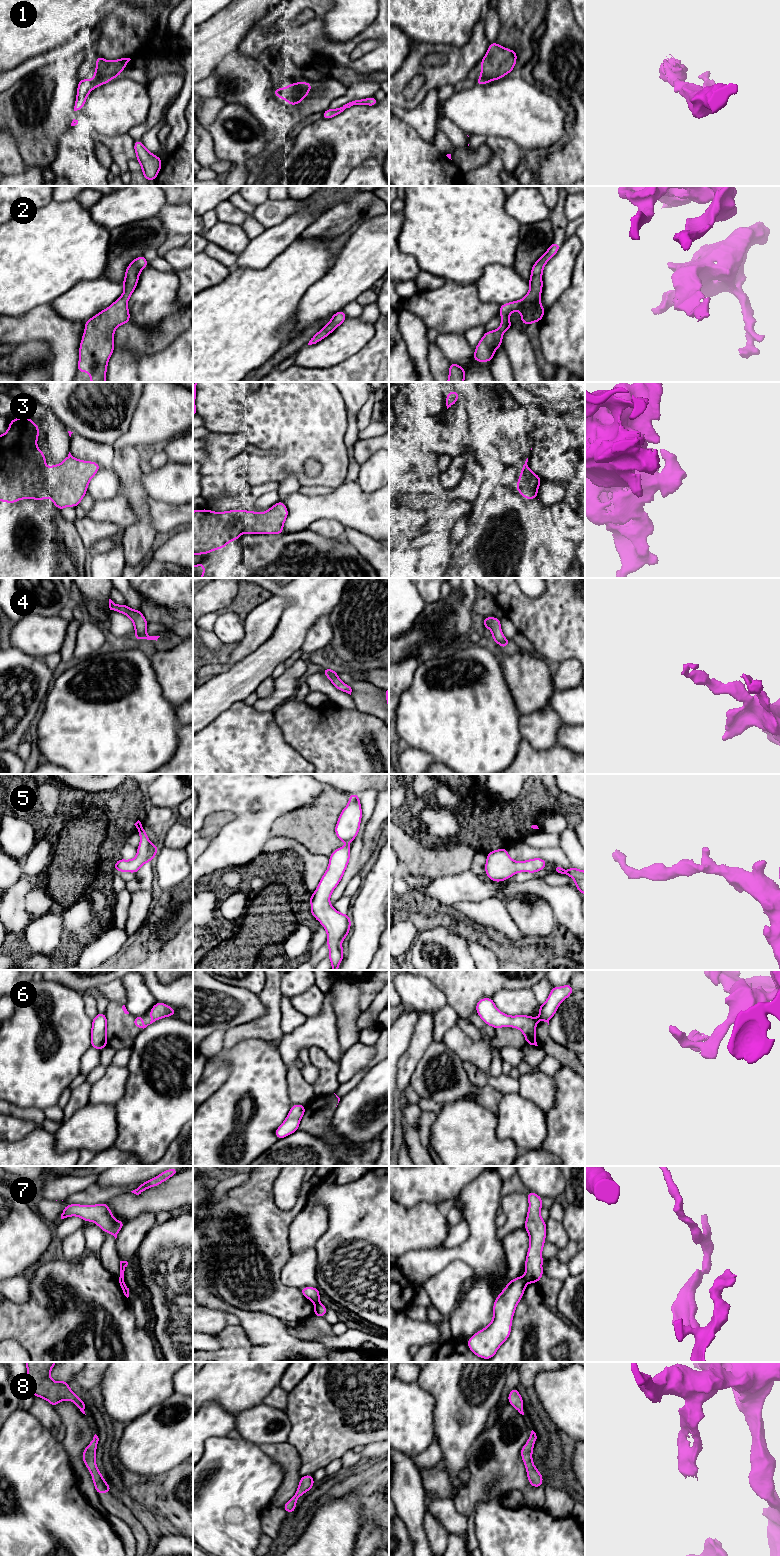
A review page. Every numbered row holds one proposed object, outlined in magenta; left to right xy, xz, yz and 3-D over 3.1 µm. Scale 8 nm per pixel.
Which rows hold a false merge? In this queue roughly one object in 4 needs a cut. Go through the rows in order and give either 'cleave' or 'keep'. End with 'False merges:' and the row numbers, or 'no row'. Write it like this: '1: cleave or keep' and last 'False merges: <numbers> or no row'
1: keep
2: keep
3: keep
4: keep
5: keep
6: cleave
7: cleave
8: keep
False merges: 6, 7

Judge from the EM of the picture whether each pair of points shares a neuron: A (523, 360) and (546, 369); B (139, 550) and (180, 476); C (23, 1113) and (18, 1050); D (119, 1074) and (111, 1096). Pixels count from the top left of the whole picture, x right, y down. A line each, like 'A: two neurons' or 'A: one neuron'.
A: two neurons
B: two neurons
C: two neurons
D: one neuron

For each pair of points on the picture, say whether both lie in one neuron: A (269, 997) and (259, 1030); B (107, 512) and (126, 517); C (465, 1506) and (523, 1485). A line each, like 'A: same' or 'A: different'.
A: same
B: same
C: same

